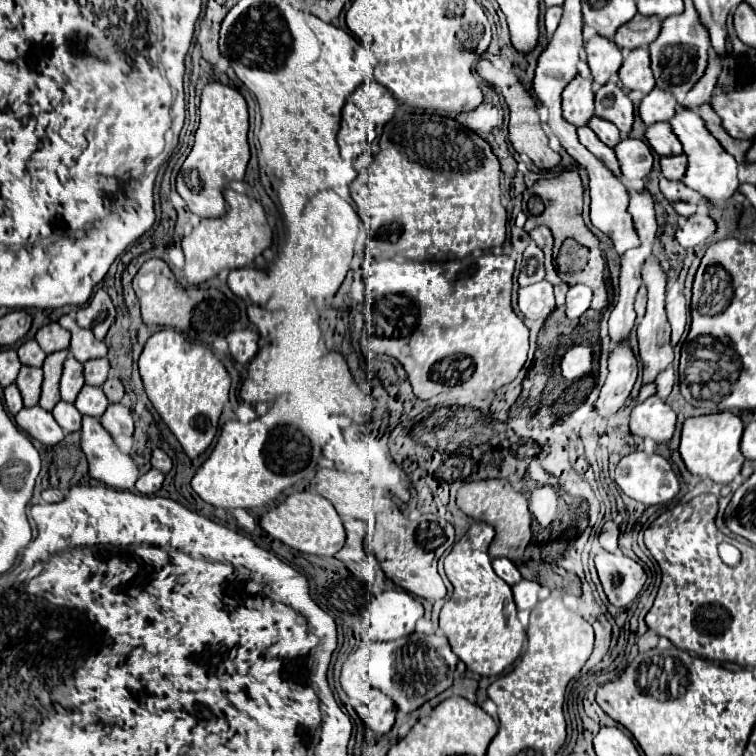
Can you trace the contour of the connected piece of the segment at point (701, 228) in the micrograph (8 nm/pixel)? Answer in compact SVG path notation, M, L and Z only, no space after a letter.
M699 211L699 213L693 213L679 223L675 237L687 249L687 247L695 247L695 245L703 243L713 231L715 231L713 219L707 213Z

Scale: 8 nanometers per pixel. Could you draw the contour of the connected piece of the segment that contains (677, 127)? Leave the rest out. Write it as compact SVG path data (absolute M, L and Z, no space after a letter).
M677 107L673 119L669 119L673 133L683 145L685 155L689 157L687 173L685 173L685 185L701 193L705 199L713 201L725 201L733 195L733 191L739 187L737 181L737 161L721 147L721 143L707 131L705 121L699 117L695 109L689 107Z

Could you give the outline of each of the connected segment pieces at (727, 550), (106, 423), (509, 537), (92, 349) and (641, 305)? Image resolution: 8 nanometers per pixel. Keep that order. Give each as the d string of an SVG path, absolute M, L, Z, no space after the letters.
M723 542L719 545L718 551L722 561L725 564L735 566L737 563L739 563L741 554L735 546Z
M123 403L109 405L107 411L101 415L101 425L113 437L117 437L117 435L129 435L129 437L133 437L133 431L135 431L133 415L131 415L131 411Z
M507 479L463 483L463 487L457 491L457 505L465 515L495 527L495 541L489 545L489 555L493 559L507 557L511 561L519 561L523 557L523 551L531 541L531 511L525 495L515 491Z
M63 315L59 319L59 325L63 329L71 331L71 347L69 347L69 351L75 355L77 361L85 363L87 359L107 355L107 345L103 341L97 341L89 329L79 327L71 315Z
M641 285L639 287L639 291L637 291L637 299L635 299L634 309L637 315L636 325L640 323L641 319L645 315L647 306L647 291L645 291L645 285Z

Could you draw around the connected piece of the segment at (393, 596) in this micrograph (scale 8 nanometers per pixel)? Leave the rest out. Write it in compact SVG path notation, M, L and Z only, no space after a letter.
M383 591L369 605L369 633L377 641L395 641L411 635L417 619L423 617L423 605L407 591Z

